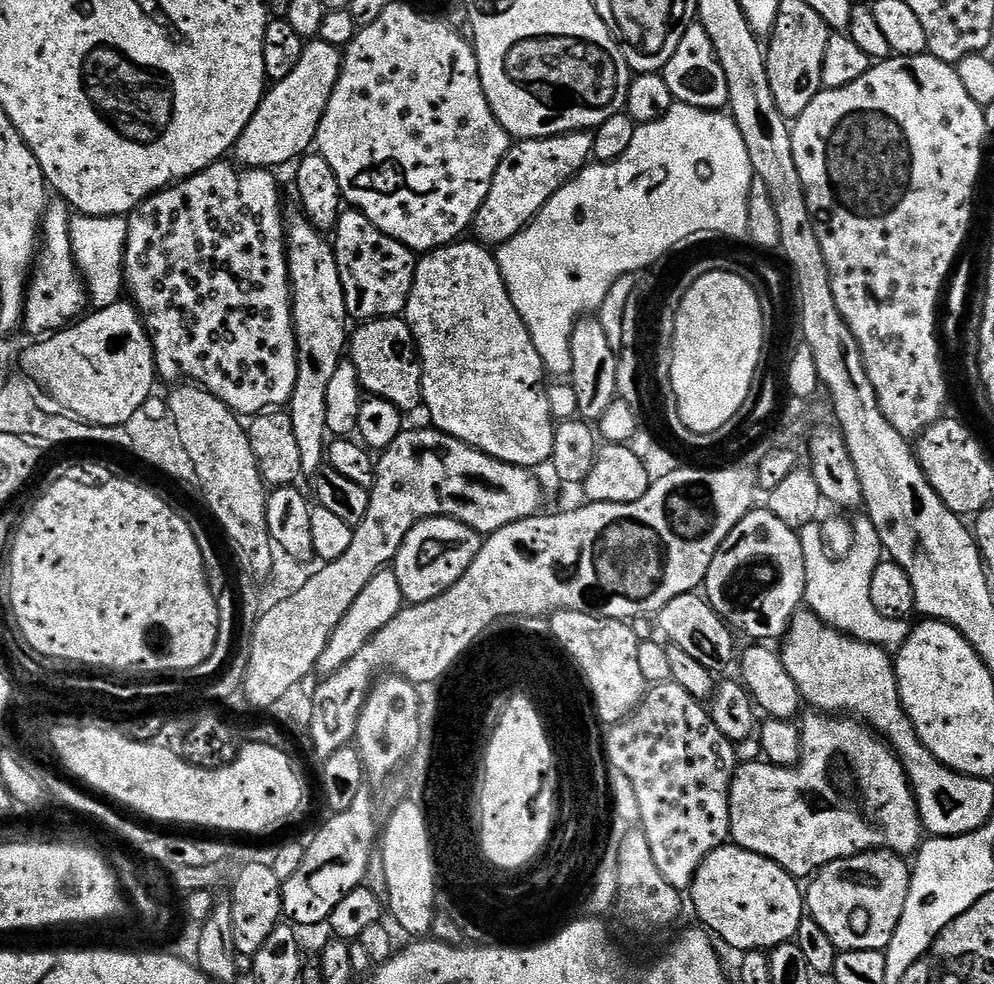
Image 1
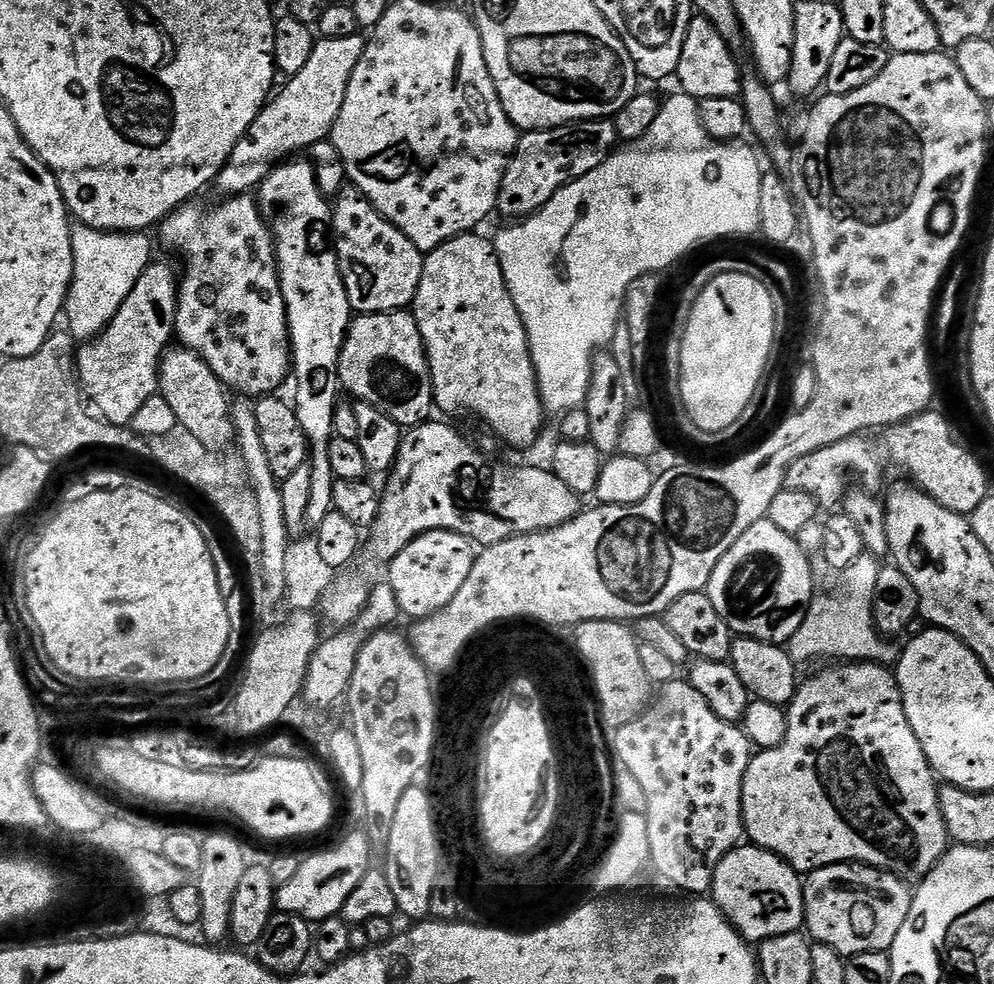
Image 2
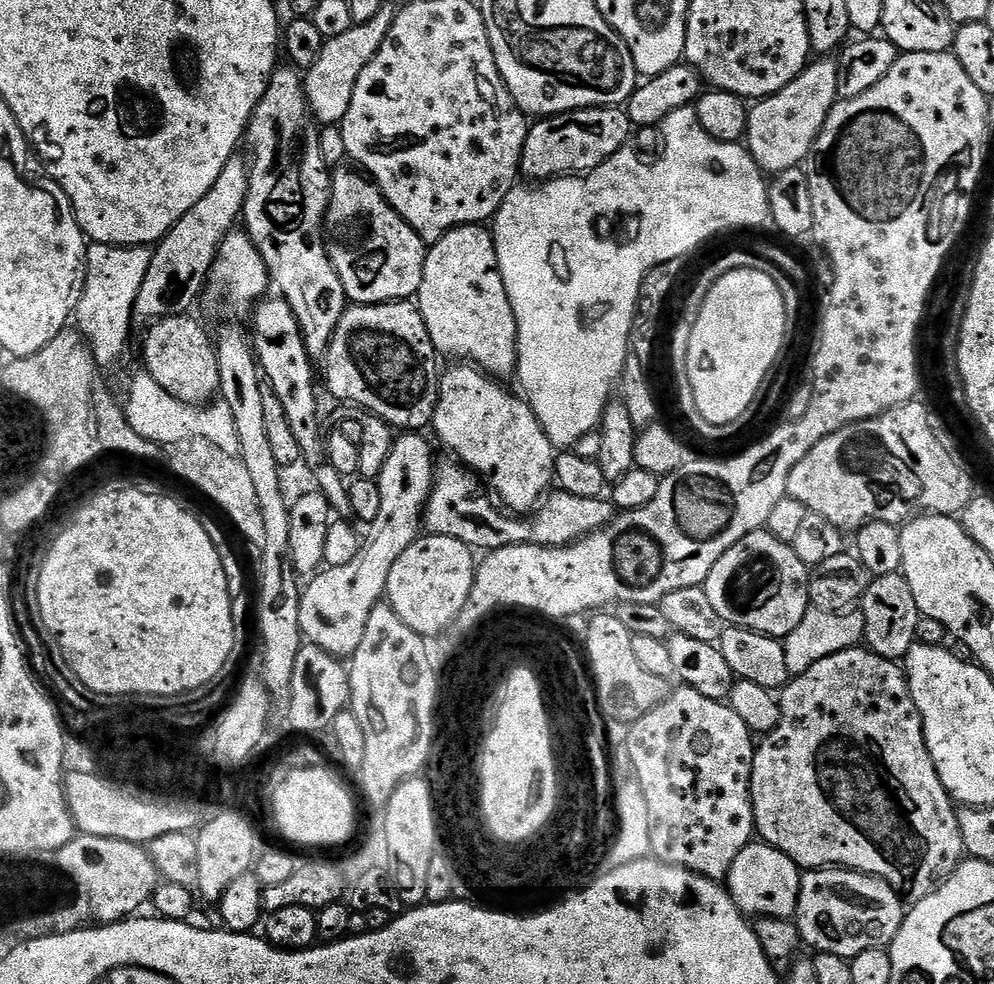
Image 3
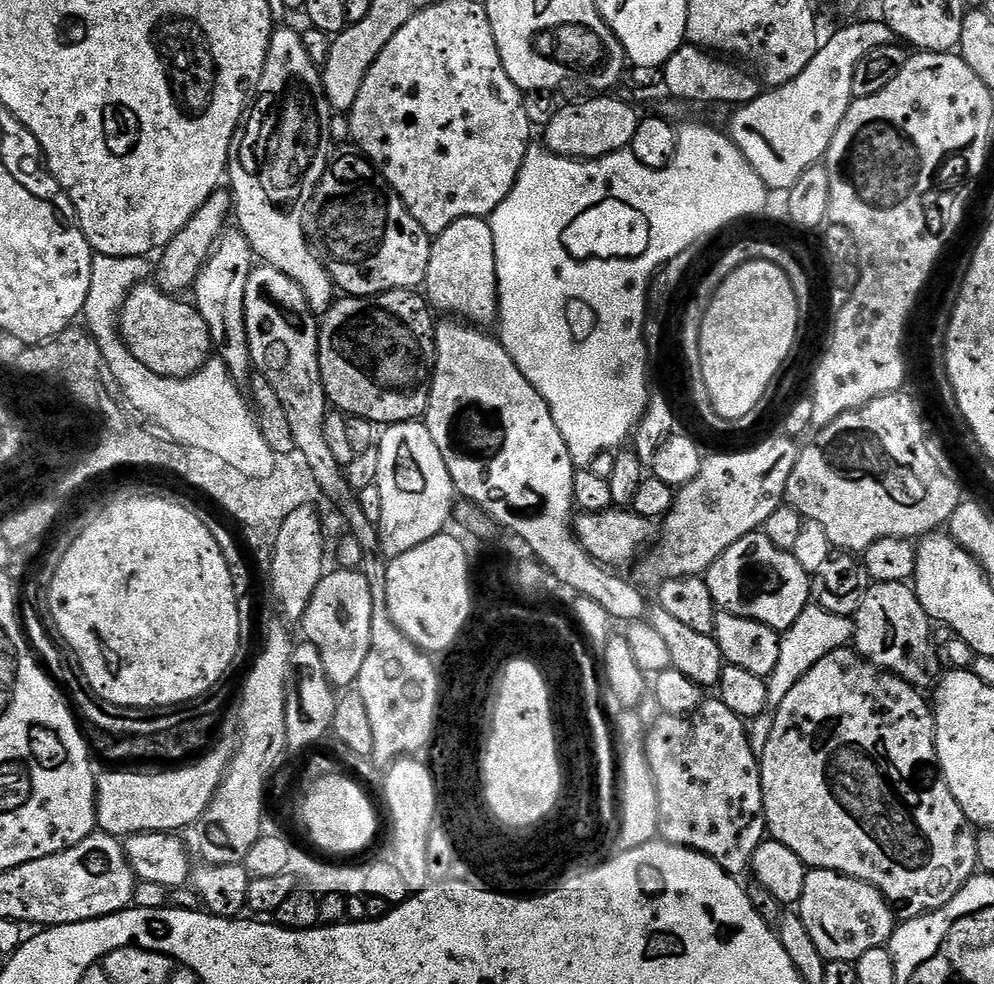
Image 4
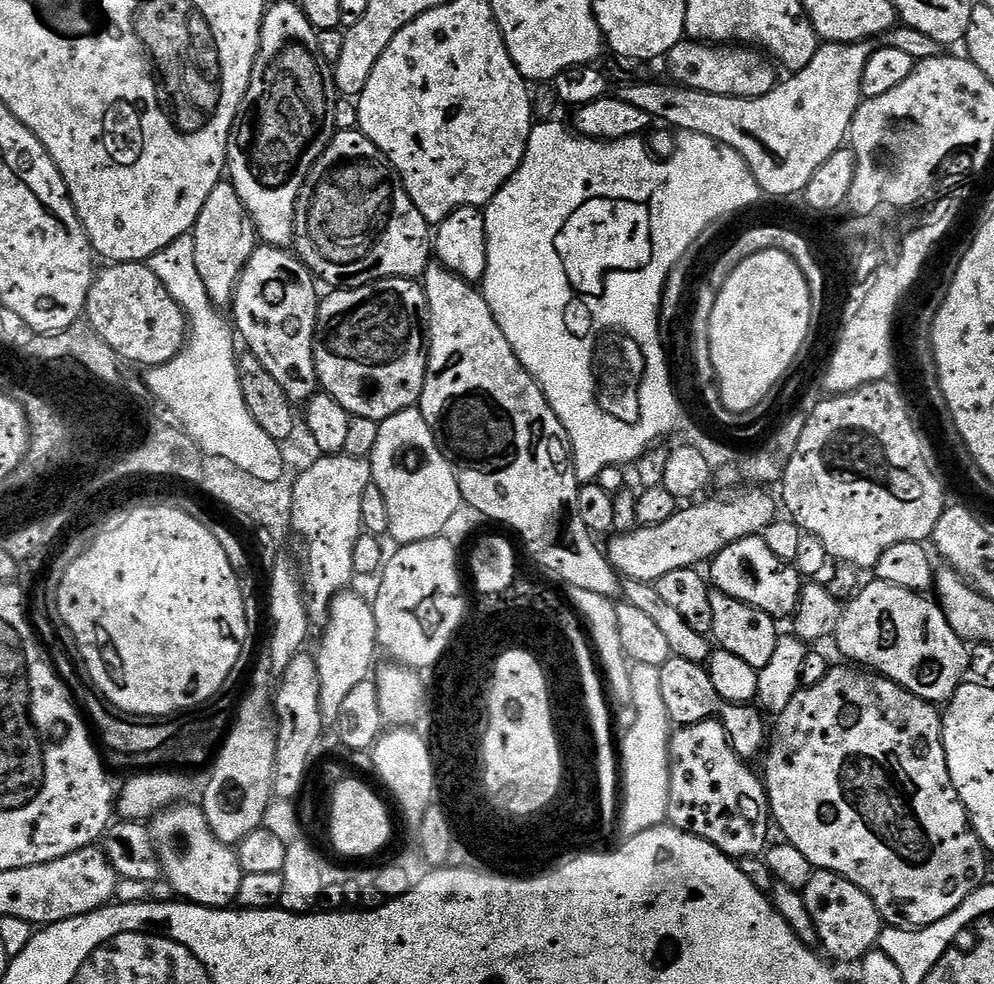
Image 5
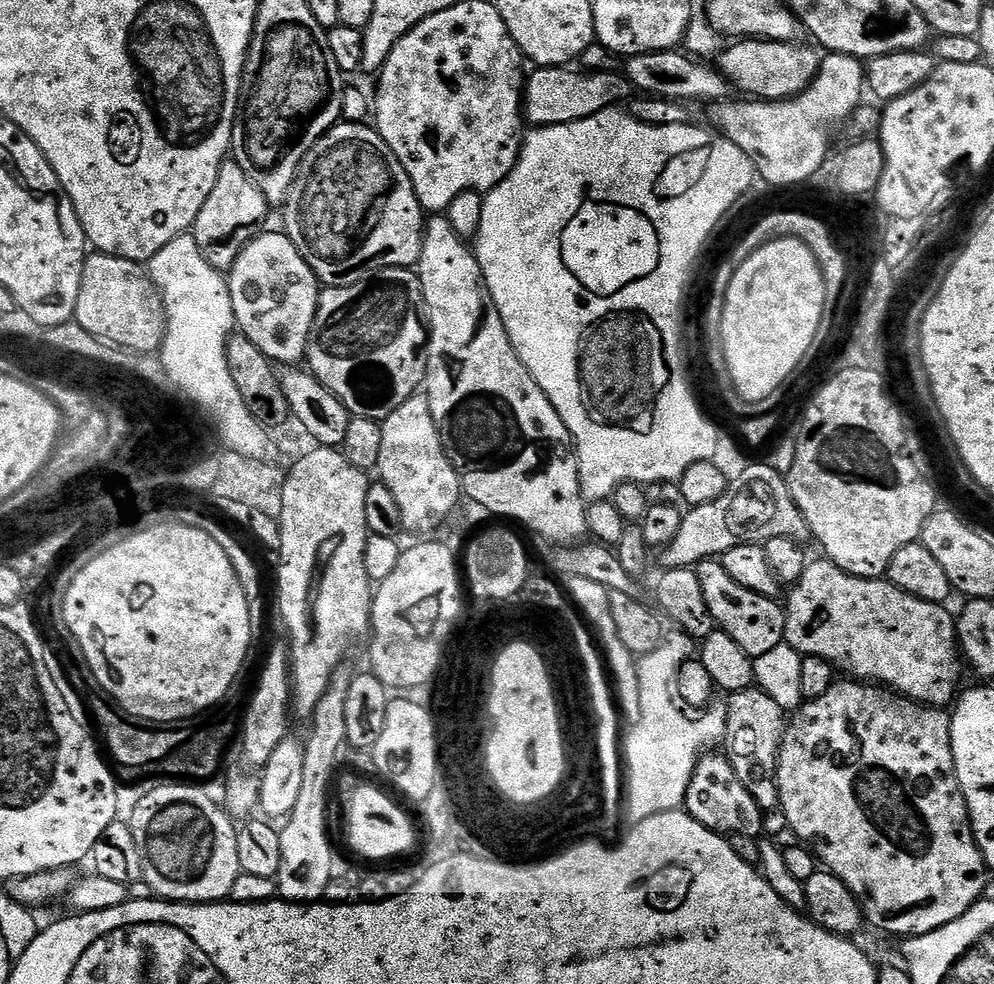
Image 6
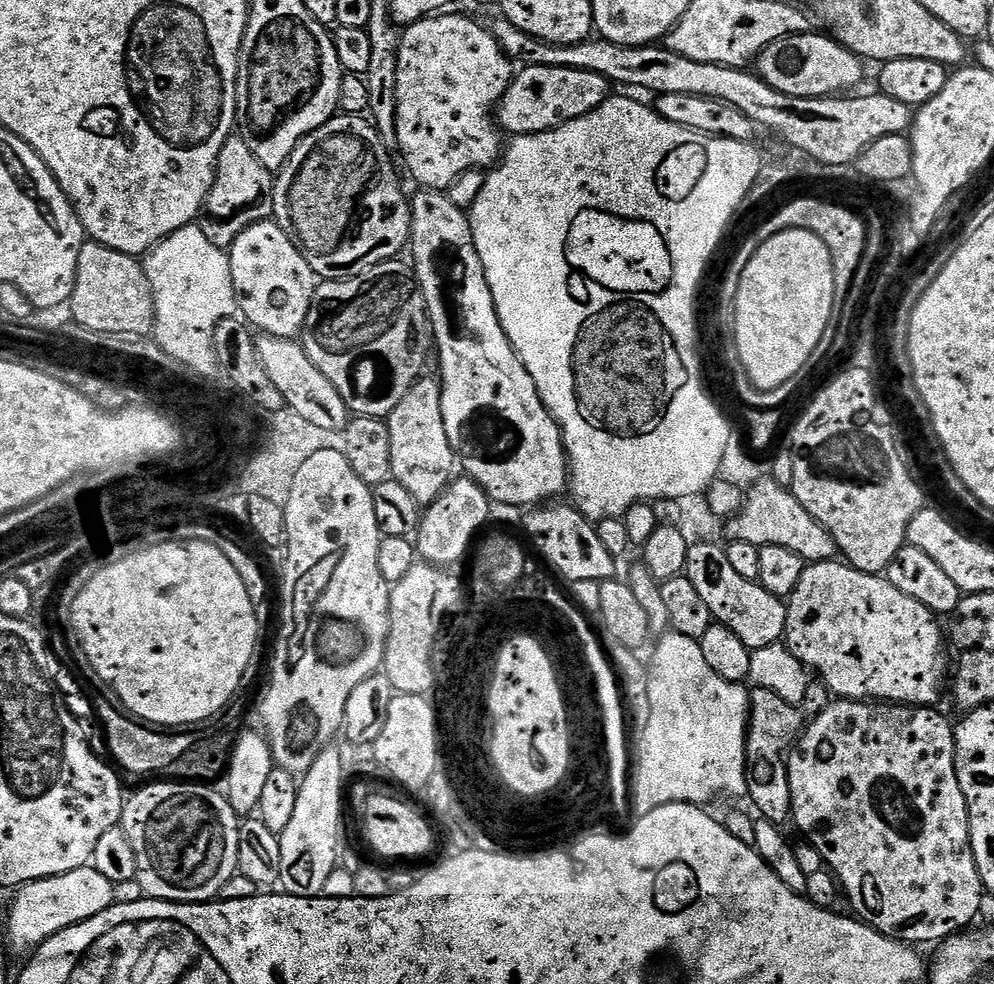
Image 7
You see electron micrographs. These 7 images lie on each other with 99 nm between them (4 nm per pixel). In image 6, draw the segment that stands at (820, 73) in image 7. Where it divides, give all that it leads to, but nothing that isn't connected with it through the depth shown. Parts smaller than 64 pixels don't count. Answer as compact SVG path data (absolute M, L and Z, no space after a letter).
M744 38L732 49L721 51L718 56L718 71L728 79L729 85L737 93L748 98L761 100L786 100L805 92L812 79L820 73L821 53L815 47L807 48L804 42L778 42L777 40L757 40Z

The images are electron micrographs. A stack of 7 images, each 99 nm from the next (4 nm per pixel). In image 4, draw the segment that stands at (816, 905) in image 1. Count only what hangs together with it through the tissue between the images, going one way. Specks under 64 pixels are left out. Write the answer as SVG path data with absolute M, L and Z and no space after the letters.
M825 868L808 870L805 874L805 885L802 888L798 911L802 922L806 922L806 930L810 933L810 938L814 938L814 946L818 946L825 961L854 962L858 958L862 958L862 954L866 954L866 950L885 947L892 939L894 913L887 898L874 886L861 880L855 880L853 876L844 876L841 872Z

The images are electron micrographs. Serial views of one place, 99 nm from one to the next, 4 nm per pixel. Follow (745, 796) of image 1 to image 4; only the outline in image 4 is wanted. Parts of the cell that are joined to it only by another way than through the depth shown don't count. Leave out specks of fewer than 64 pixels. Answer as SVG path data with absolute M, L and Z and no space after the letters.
M851 647L839 648L826 654L822 662L814 662L809 672L796 683L794 690L790 690L790 694L786 694L786 698L782 698L782 702L775 705L776 721L768 732L768 741L765 742L764 749L761 747L758 752L760 762L758 795L762 801L764 824L766 829L768 828L767 835L782 843L783 846L789 847L809 869L834 870L874 886L887 898L889 904L892 905L893 913L901 921L913 920L926 912L933 912L946 906L946 902L950 902L950 898L954 898L954 894L962 890L965 882L978 872L977 833L973 831L968 819L962 814L962 806L958 806L954 794L950 794L950 786L946 786L944 775L940 772L936 753L934 708L929 701L928 704L924 701L924 696L925 693L921 689L906 683L903 678L895 676L893 672L879 668Z

